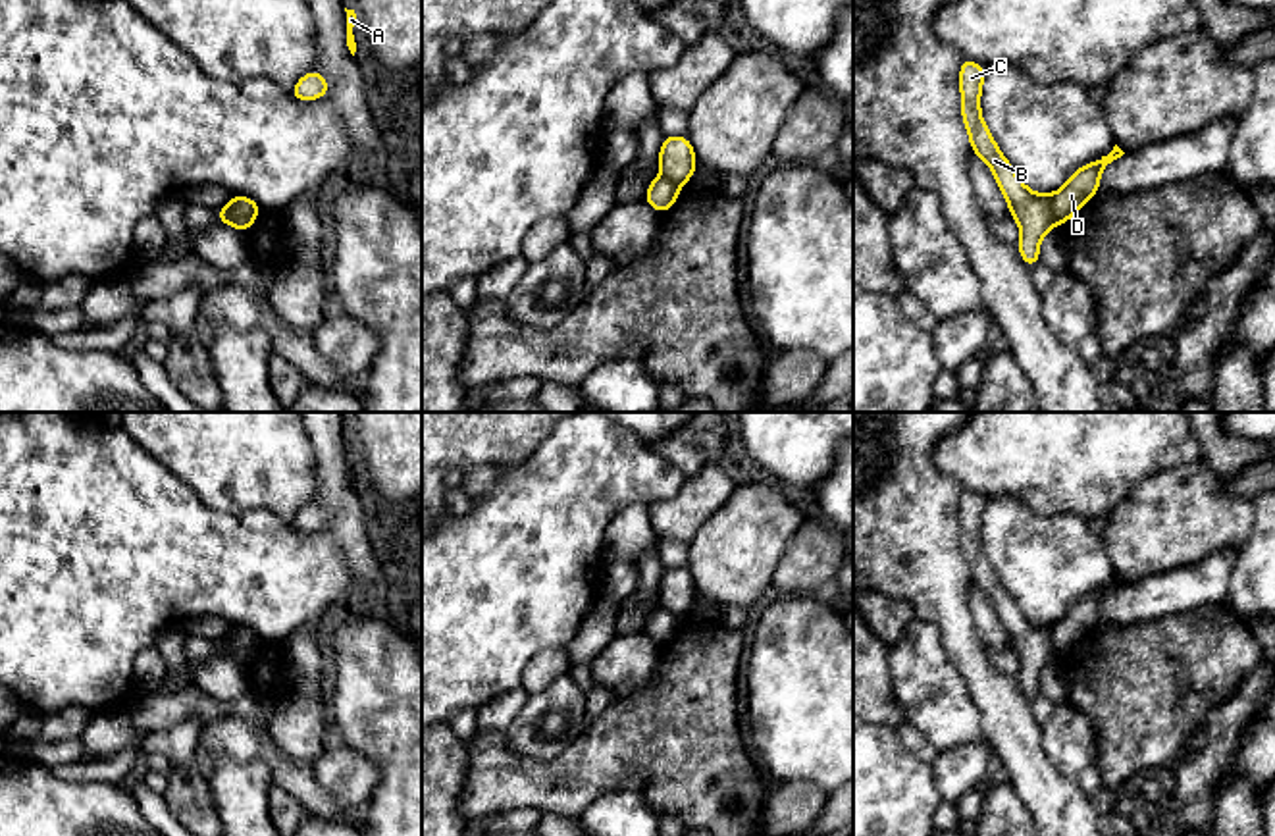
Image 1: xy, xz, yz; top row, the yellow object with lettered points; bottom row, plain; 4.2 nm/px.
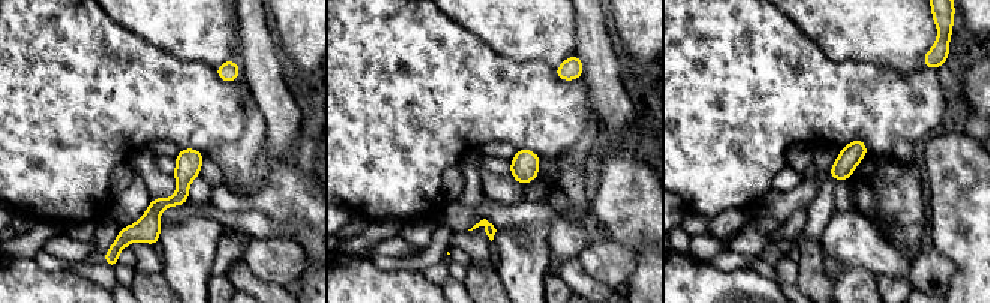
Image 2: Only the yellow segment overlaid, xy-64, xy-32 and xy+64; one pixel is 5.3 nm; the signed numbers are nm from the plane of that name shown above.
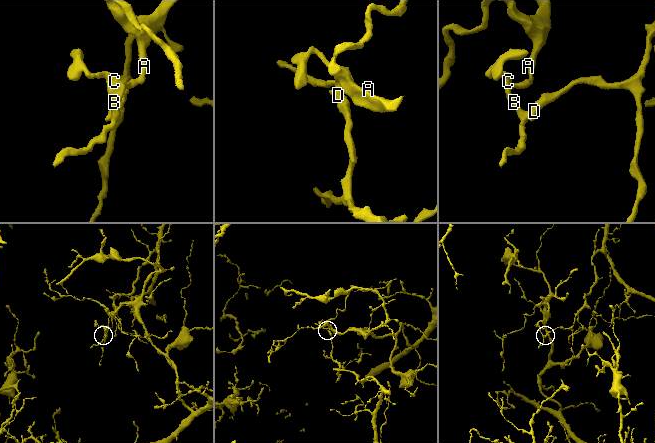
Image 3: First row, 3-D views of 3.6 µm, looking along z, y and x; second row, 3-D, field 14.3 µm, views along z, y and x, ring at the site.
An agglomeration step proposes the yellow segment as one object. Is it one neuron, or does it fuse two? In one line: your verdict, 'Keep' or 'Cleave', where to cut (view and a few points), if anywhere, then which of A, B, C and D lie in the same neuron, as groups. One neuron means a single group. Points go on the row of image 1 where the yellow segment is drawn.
Cleave. Split along yz (1048, 195), (1056, 224). Groups: A B C / D

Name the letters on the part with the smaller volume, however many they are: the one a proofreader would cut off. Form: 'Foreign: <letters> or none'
Foreign: D

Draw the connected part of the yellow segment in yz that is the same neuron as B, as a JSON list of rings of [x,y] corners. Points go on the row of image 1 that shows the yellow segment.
[[[965,58],[961,60],[961,118],[969,133],[971,150],[992,170],[996,185],[1007,200],[1009,216],[1021,227],[1021,239],[1015,247],[1023,262],[1032,270],[1040,262],[1038,248],[1042,237],[1055,227],[1050,195],[1032,193],[996,144],[980,112],[984,75],[986,67],[982,64]]]

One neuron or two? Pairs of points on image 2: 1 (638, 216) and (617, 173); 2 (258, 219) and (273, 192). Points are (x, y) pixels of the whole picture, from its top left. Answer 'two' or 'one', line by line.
1: one
2: two

